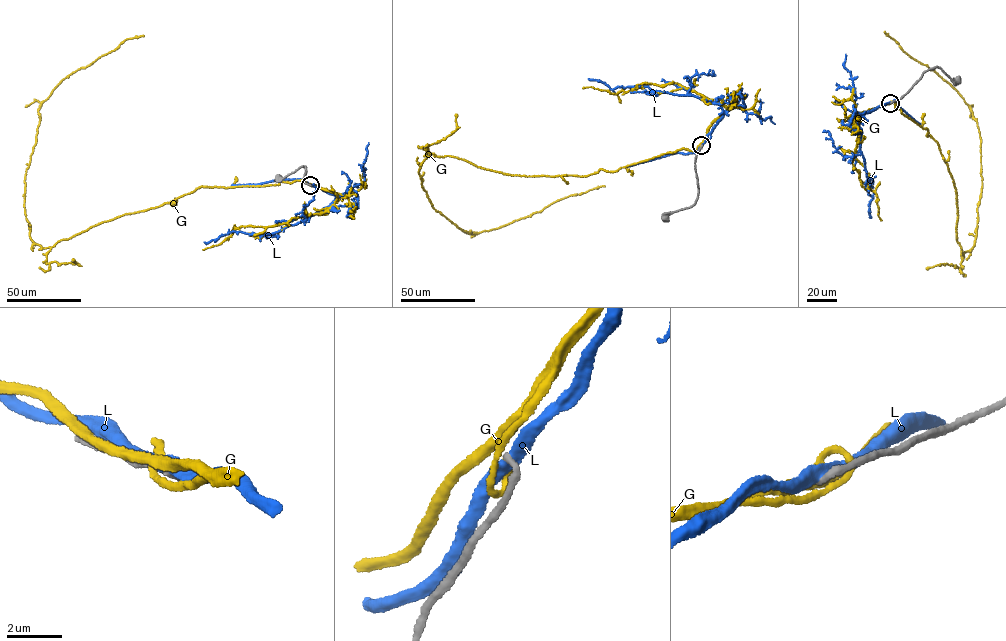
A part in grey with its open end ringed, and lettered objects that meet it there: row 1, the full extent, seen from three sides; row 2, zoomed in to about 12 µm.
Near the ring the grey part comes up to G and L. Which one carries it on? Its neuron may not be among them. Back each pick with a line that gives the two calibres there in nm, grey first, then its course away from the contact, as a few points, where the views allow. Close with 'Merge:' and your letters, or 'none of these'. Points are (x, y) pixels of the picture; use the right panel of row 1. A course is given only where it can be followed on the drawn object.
G: 240/200 nm | via (890, 103), (937, 143), (955, 188), (963, 254), (975, 242), (981, 192), (976, 120), (952, 87), (885, 31)
Merge: G

